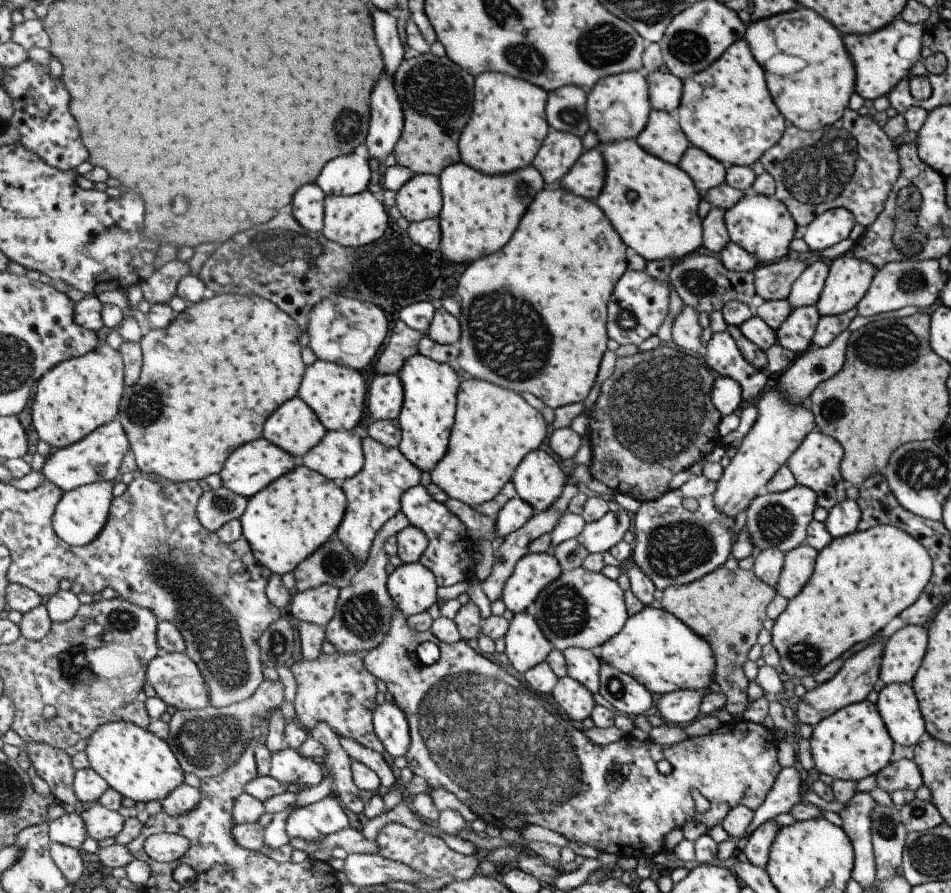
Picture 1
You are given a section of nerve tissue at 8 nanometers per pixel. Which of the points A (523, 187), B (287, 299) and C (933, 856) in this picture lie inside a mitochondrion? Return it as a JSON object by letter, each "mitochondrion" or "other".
{"A":"mitochondrion","B":"other","C":"mitochondrion"}

